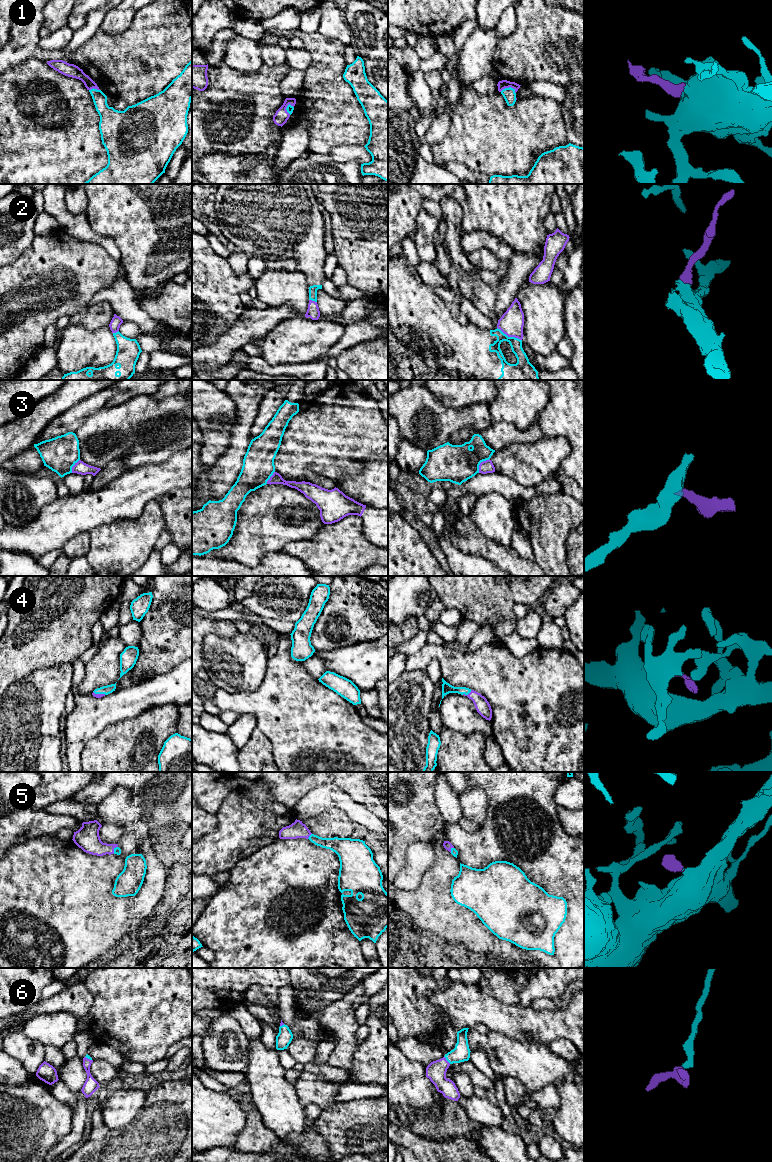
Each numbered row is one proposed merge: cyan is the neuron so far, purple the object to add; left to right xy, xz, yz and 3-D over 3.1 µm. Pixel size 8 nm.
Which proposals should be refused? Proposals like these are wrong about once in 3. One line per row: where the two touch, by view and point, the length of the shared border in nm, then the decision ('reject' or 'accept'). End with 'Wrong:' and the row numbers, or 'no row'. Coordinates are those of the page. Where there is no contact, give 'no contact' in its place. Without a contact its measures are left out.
1: yz (507, 88) | 130 nm | accept
2: yz (509, 337) | 220 nm | accept
3: yz (480, 462) | 150 nm | reject
4: yz (466, 694) | 90 nm | accept
5: xz (309, 836) | 60 nm | accept
6: yz (447, 1060) | 80 nm | accept
Wrong: 3

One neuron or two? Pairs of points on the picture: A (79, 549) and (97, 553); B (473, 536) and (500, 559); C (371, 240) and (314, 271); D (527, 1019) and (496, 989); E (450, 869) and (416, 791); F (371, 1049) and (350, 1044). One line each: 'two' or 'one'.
A: two
B: one
C: two
D: two
E: two
F: two

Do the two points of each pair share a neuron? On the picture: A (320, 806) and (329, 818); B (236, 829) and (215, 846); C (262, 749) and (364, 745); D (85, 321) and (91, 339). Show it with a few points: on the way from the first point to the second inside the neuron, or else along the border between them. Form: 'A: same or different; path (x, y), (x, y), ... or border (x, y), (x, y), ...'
A: different; border (328, 810), (307, 819)
B: same; path (231, 834), (220, 845)
C: different; border (258, 729), (269, 740), (274, 761)
D: different; border (79, 322), (89, 329), (108, 326)

